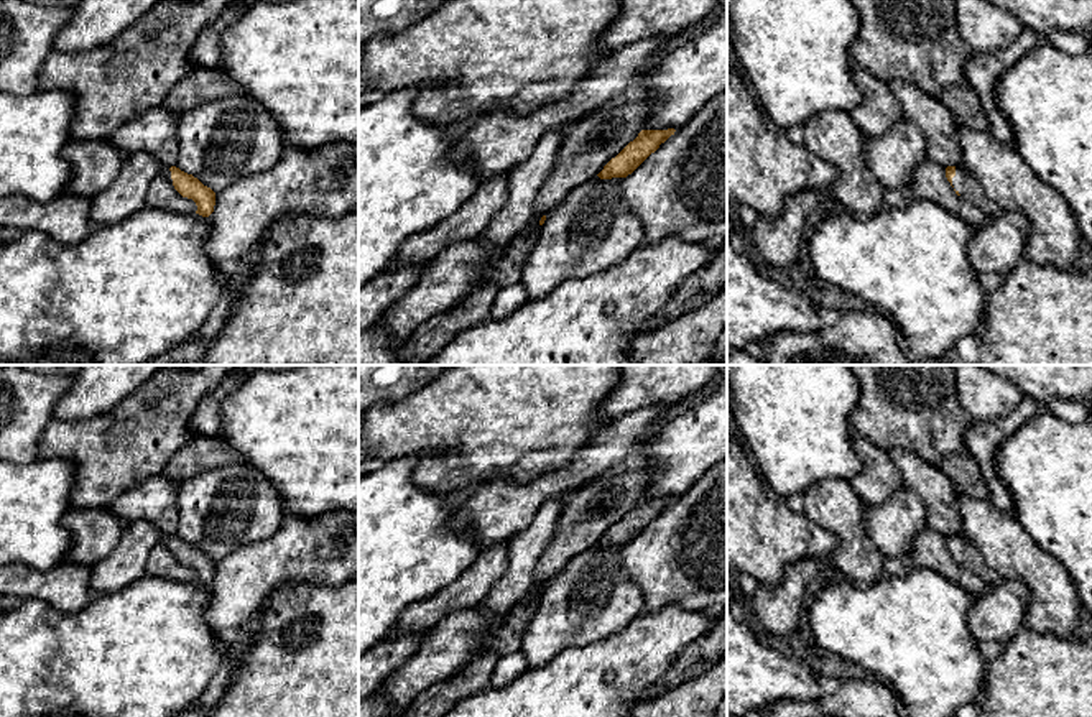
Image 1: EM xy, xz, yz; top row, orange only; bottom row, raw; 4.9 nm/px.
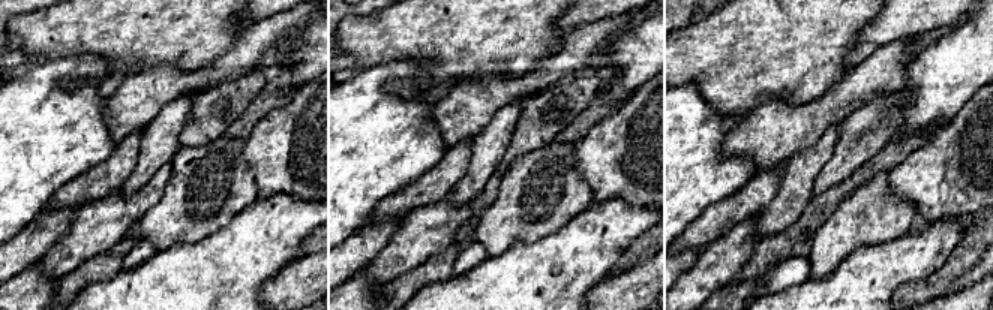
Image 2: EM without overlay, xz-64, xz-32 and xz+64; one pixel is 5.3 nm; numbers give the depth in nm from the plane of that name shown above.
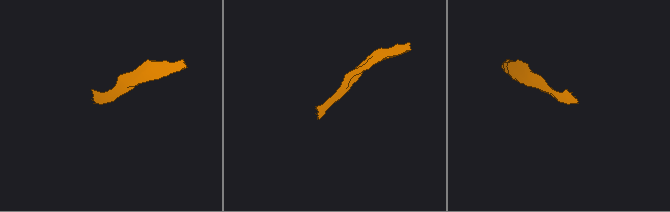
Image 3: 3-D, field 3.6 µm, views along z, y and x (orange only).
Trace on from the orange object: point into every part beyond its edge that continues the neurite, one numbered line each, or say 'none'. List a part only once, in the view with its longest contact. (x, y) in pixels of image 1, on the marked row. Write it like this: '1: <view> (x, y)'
1: yz (967, 186)

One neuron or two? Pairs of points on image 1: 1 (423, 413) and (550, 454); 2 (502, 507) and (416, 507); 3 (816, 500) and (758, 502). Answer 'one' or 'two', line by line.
1: one
2: two
3: two

